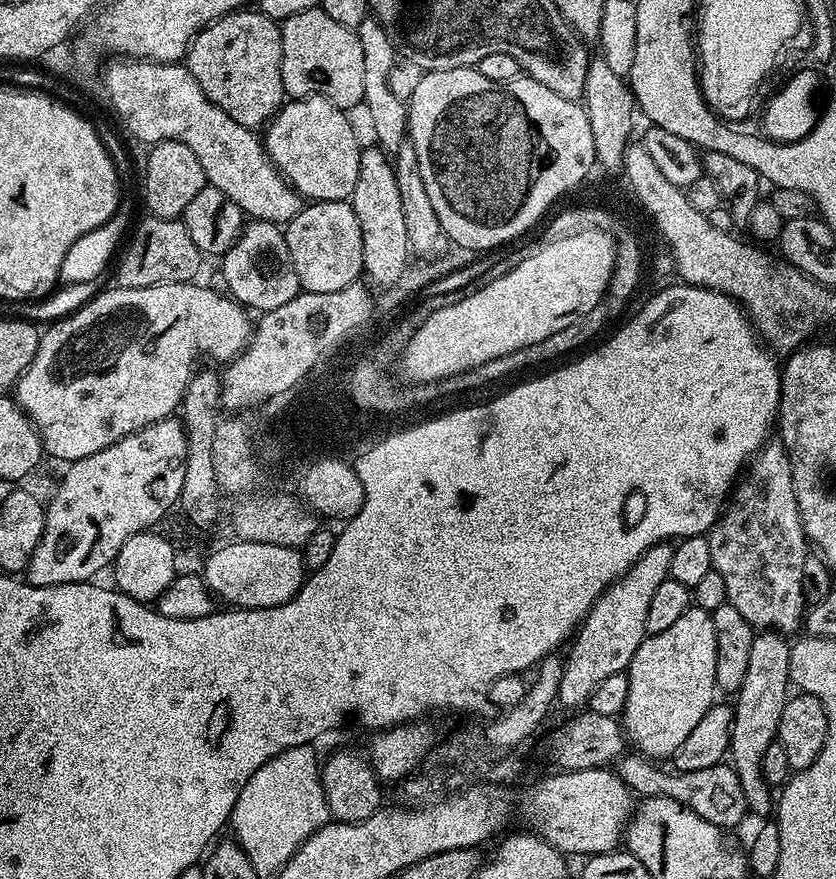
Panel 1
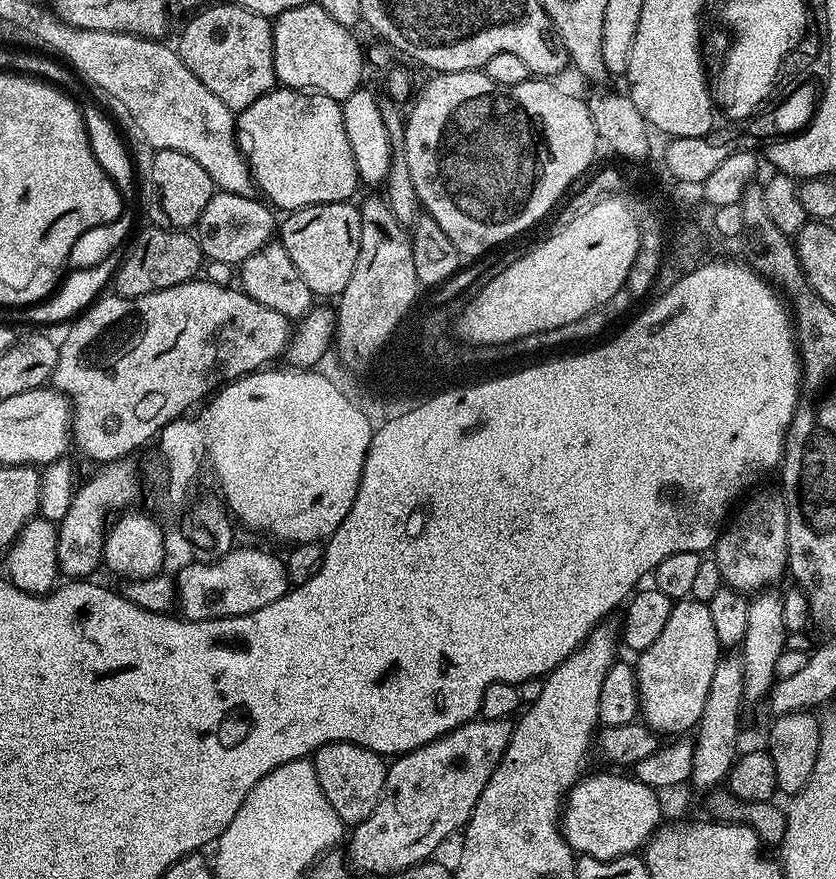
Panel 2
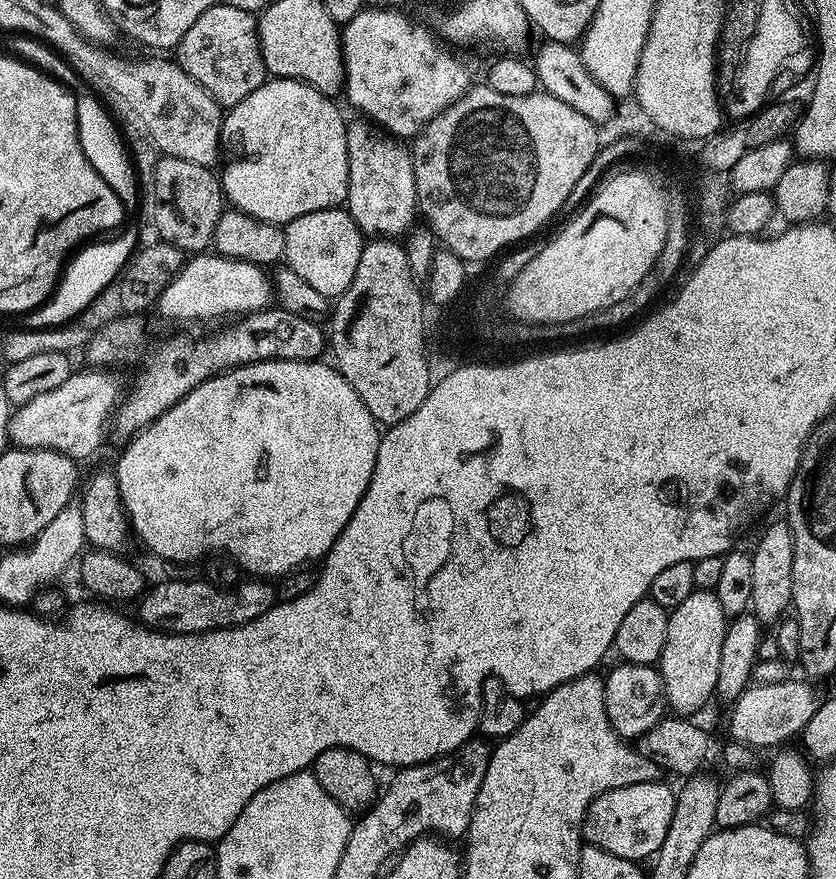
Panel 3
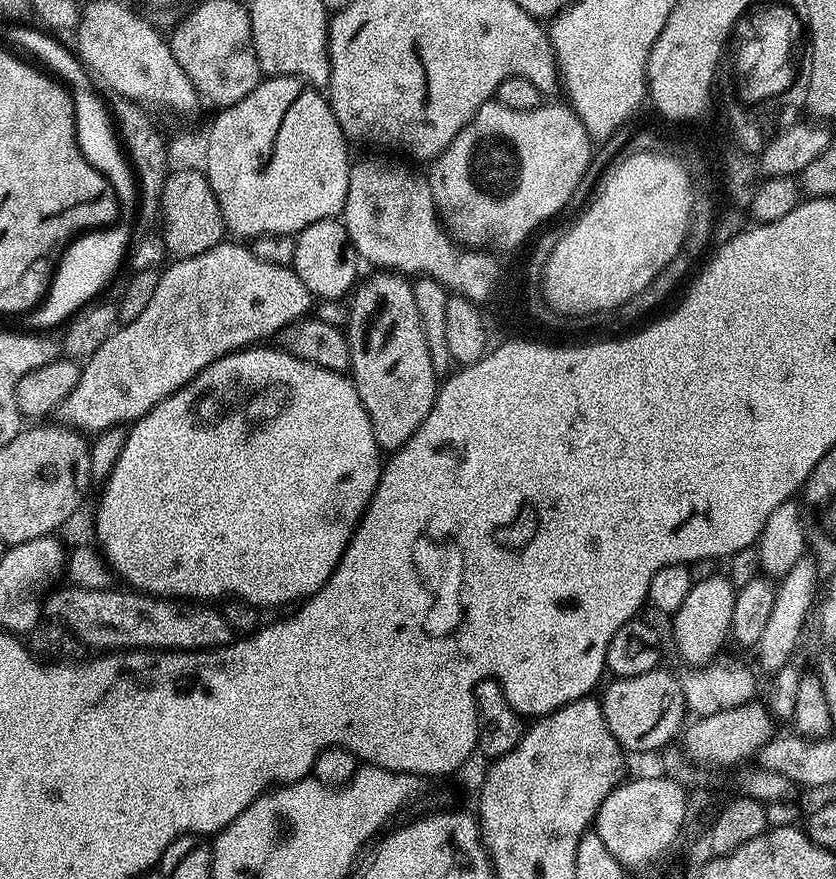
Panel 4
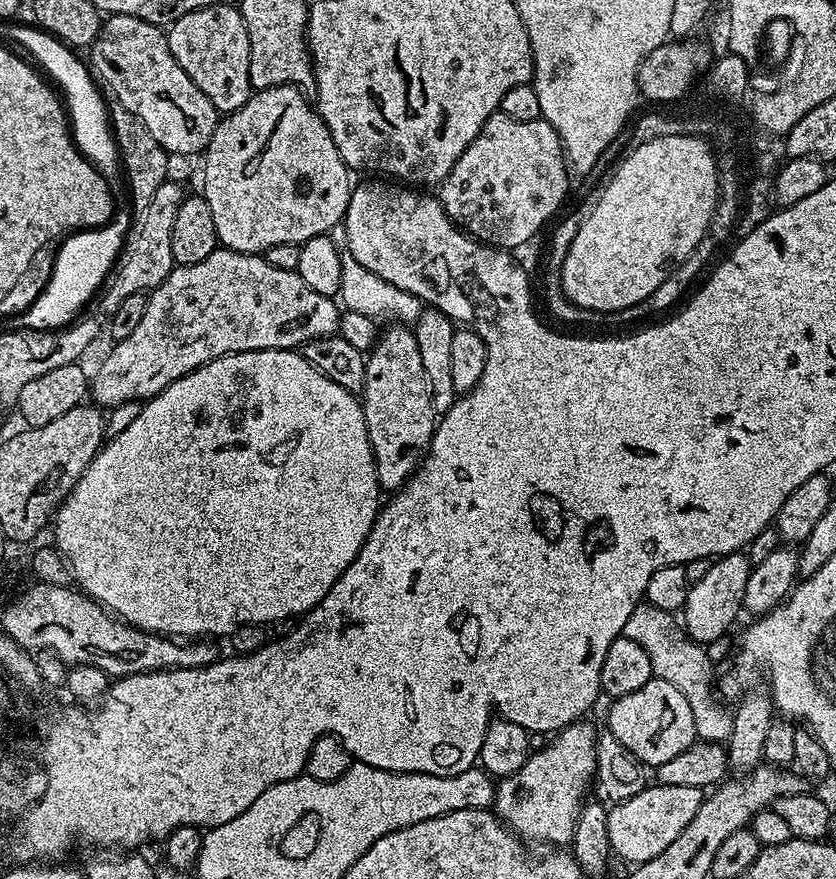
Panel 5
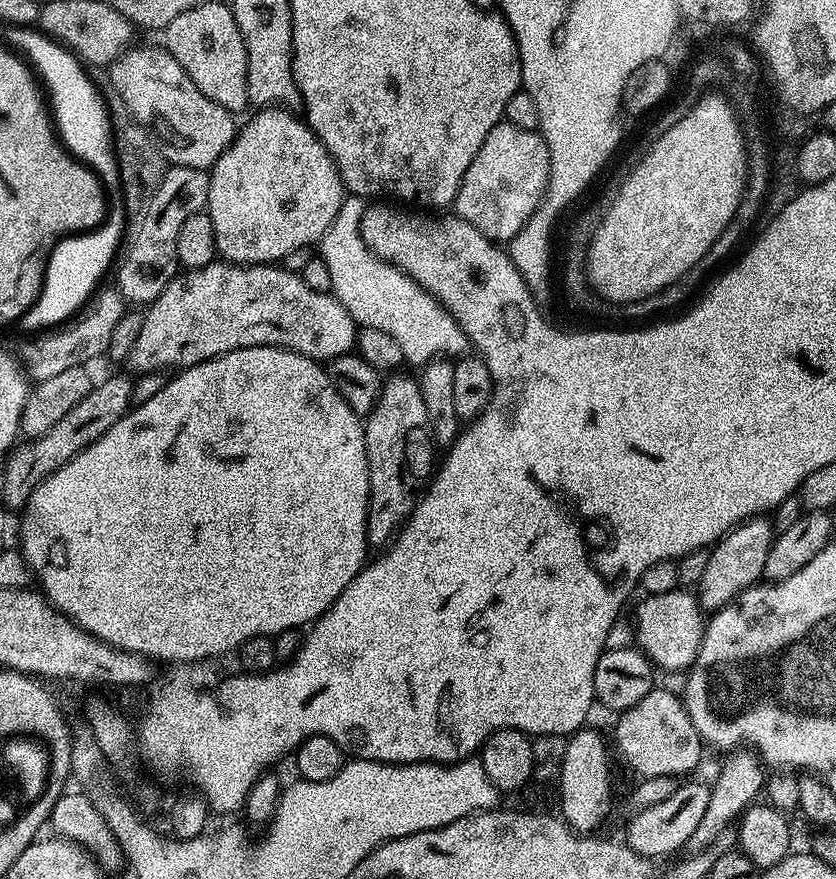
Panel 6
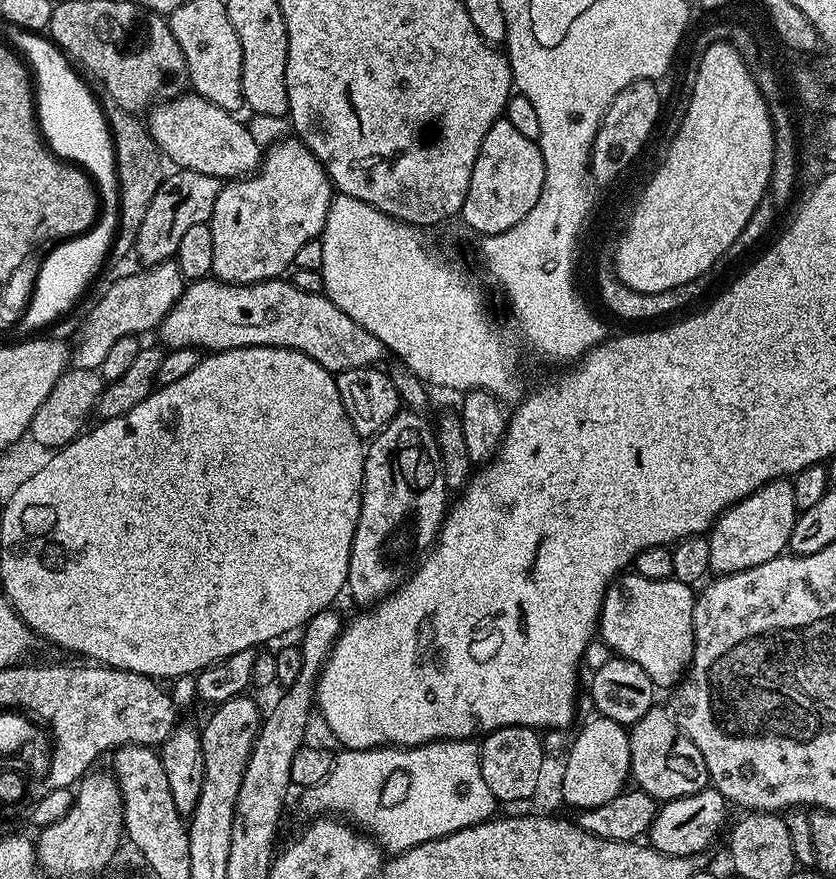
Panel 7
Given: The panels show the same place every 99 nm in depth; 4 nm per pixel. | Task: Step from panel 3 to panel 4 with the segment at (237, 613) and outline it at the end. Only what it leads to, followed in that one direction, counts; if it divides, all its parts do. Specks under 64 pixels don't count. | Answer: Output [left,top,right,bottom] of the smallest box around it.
[43,586,234,654]

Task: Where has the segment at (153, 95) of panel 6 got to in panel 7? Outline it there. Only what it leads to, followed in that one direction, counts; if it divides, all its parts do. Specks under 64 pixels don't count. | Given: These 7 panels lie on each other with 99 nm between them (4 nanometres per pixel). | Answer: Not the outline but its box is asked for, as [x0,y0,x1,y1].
[146,94,262,182]

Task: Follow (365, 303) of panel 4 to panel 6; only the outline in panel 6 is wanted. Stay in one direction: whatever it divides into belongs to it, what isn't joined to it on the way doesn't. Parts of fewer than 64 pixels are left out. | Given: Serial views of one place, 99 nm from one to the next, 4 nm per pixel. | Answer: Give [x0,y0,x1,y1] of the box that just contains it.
[363,374,434,546]

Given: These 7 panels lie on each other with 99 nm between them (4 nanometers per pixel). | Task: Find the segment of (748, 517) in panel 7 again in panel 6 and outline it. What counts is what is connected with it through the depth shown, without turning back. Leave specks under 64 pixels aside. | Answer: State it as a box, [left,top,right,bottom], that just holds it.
[698,516,774,613]

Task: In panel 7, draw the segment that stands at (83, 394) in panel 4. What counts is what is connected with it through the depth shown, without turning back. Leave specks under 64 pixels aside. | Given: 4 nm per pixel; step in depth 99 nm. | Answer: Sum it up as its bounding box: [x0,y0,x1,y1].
[158,278,386,374]

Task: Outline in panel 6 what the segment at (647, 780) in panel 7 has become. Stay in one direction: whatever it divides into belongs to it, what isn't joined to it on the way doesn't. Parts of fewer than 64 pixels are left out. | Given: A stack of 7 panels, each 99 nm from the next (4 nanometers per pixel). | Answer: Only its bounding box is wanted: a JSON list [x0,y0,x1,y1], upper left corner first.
[614,686,702,778]

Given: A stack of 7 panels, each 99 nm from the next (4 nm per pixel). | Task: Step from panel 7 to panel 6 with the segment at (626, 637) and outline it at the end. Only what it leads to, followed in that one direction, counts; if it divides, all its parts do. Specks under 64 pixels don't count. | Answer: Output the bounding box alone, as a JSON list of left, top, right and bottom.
[635,587,706,673]

